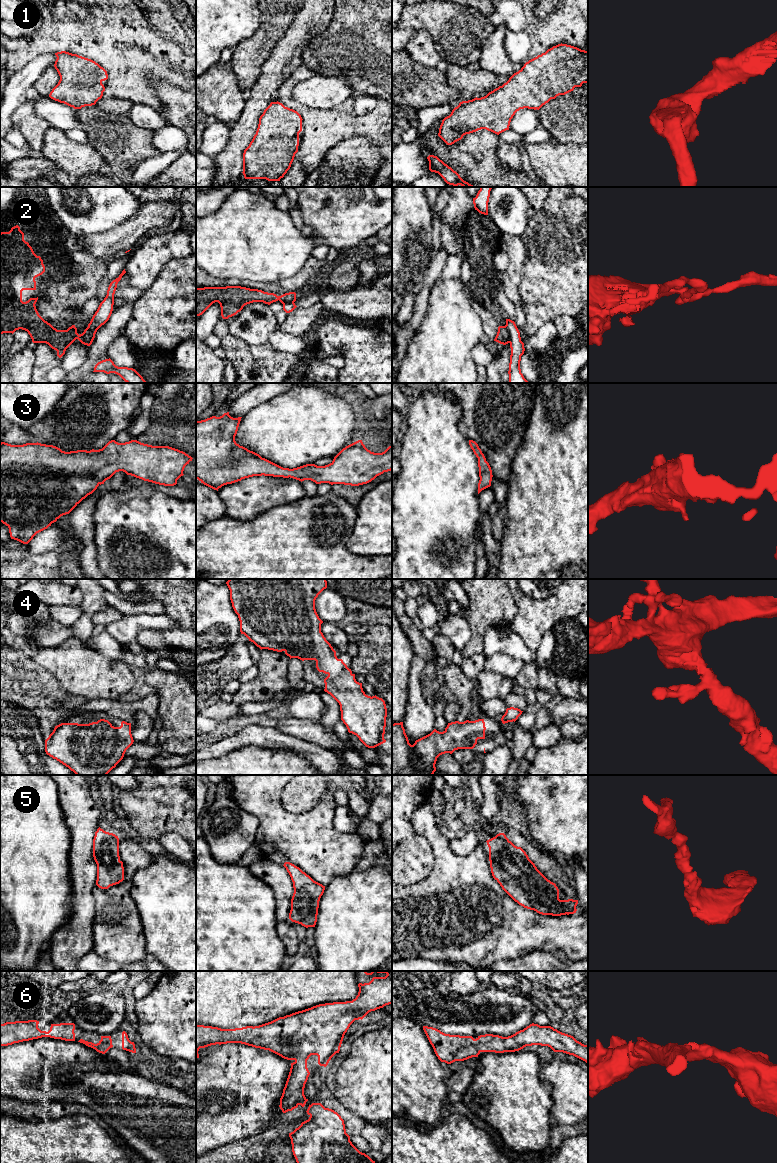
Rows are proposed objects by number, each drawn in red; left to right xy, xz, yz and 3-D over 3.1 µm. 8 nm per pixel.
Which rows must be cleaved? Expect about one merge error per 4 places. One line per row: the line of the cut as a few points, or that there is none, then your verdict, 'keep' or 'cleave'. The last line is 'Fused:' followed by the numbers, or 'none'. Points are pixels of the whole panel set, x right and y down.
1: no cut | keep
2: yz (505, 325), (508, 331), (509, 342) | cleave
3: no cut | keep
4: no cut | keep
5: no cut | keep
6: no cut | keep
Fused: 2

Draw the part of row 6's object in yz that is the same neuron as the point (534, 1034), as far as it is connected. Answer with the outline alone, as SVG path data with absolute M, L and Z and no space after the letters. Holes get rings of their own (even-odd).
M532 1023L508 1037L485 1034L476 1039L472 1036L445 1034L428 1026L423 1026L423 1030L438 1059L447 1064L478 1057L481 1052L515 1052L532 1045L548 1046L554 1052L573 1055L588 1063L588 1045L551 1026Z

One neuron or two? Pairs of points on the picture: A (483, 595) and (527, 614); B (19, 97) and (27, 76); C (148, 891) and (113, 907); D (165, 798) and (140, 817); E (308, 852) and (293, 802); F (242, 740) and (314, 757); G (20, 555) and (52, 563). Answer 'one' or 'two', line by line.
A: two
B: one
C: two
D: one
E: two
F: one
G: one

